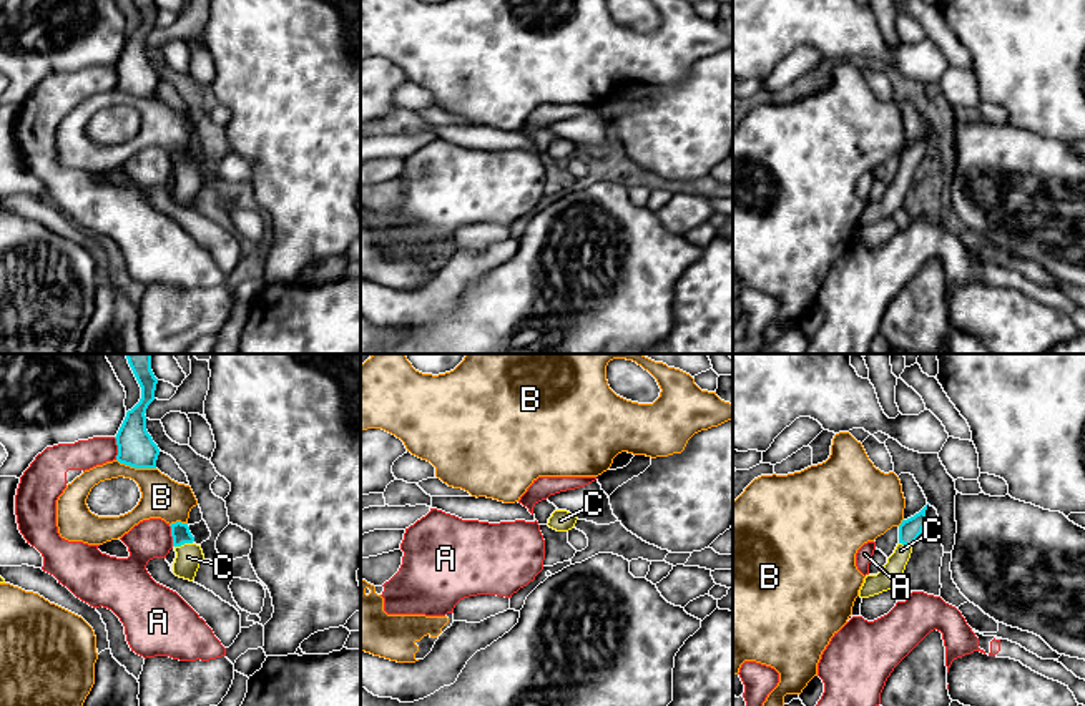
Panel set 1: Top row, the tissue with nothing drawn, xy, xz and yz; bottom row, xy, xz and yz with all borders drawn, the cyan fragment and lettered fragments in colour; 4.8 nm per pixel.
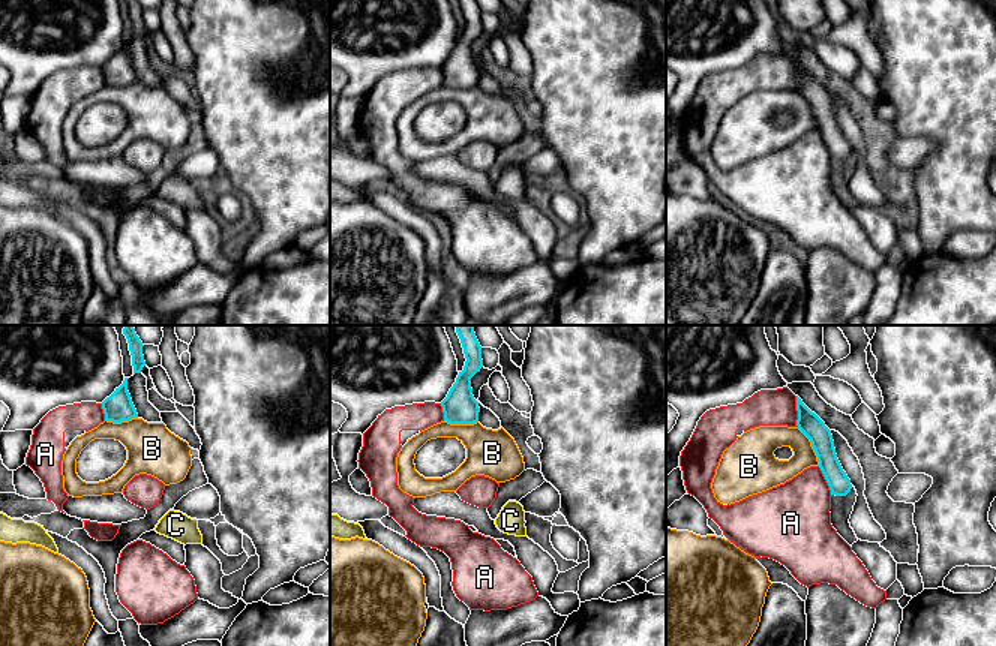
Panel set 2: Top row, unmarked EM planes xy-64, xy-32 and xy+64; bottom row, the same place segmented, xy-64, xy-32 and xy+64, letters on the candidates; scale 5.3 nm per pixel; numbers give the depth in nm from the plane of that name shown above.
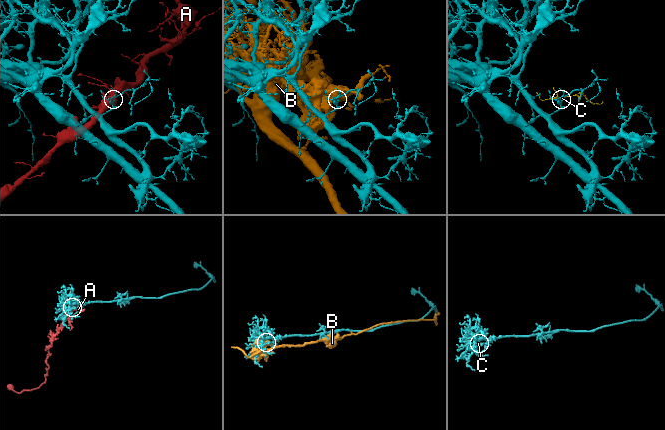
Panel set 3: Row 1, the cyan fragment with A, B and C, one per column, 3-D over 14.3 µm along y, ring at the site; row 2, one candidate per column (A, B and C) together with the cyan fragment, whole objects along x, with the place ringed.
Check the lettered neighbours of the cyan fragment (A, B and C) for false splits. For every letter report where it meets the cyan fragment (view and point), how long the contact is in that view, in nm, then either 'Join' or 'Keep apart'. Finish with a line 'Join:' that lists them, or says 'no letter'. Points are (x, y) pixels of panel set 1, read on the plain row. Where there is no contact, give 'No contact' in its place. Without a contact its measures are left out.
A: Touches cyan at xy (118, 77). Shared border 110 nm. Keep apart
B: Touches cyan at xy (137, 95). Shared border 200 nm. Keep apart
C: Touches cyan at xy (183, 171). Shared border 90 nm. Join
Join: C

